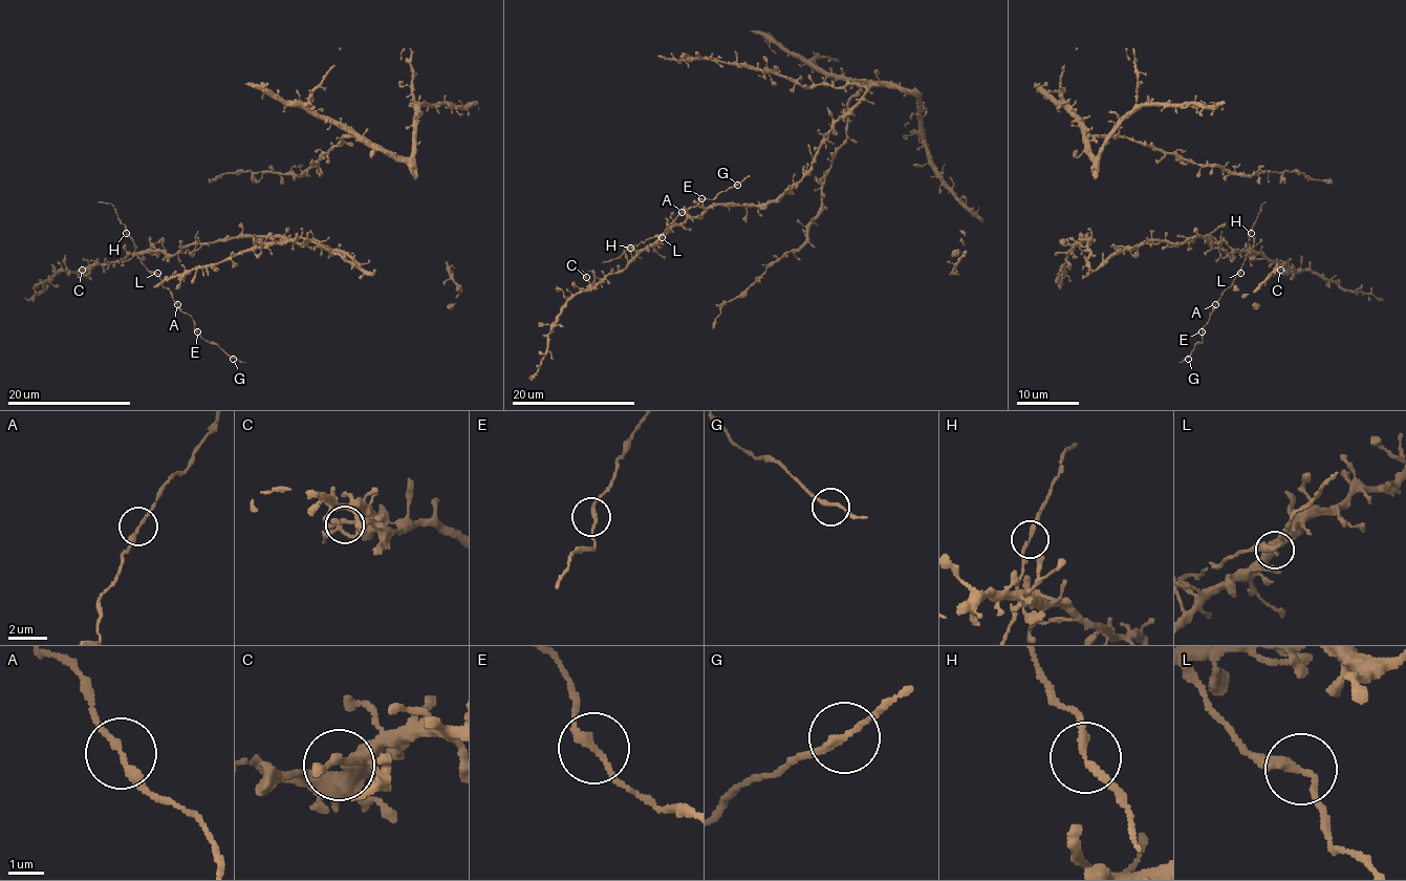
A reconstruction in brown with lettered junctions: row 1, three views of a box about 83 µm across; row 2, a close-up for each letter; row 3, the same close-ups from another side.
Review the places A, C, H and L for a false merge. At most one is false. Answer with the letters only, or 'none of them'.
none of them

